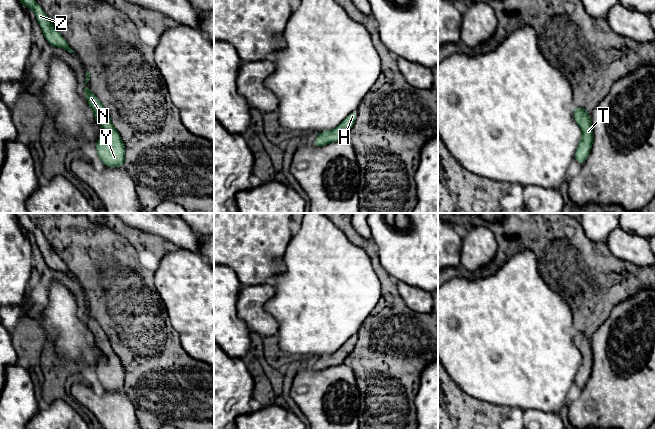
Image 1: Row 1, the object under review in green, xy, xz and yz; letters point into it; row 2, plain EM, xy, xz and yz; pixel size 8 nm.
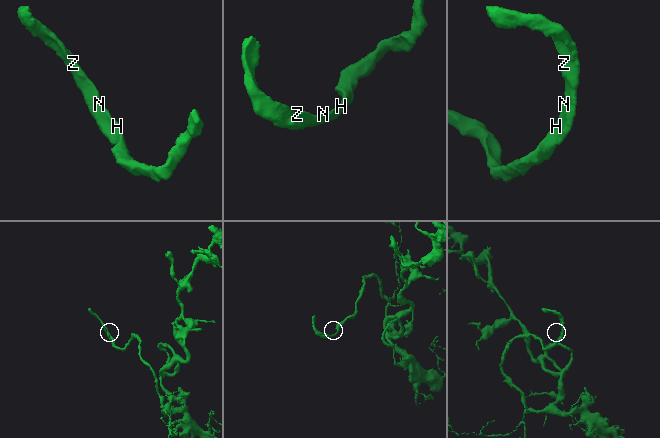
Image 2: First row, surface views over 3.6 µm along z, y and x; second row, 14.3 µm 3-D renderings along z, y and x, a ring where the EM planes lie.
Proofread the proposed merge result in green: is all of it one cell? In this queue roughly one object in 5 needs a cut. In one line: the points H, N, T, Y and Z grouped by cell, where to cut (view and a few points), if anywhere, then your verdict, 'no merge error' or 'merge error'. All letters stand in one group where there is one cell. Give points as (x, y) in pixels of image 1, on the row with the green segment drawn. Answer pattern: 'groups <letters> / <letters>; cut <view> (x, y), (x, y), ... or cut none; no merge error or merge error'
groups H N T Y Z; cut none; no merge error

